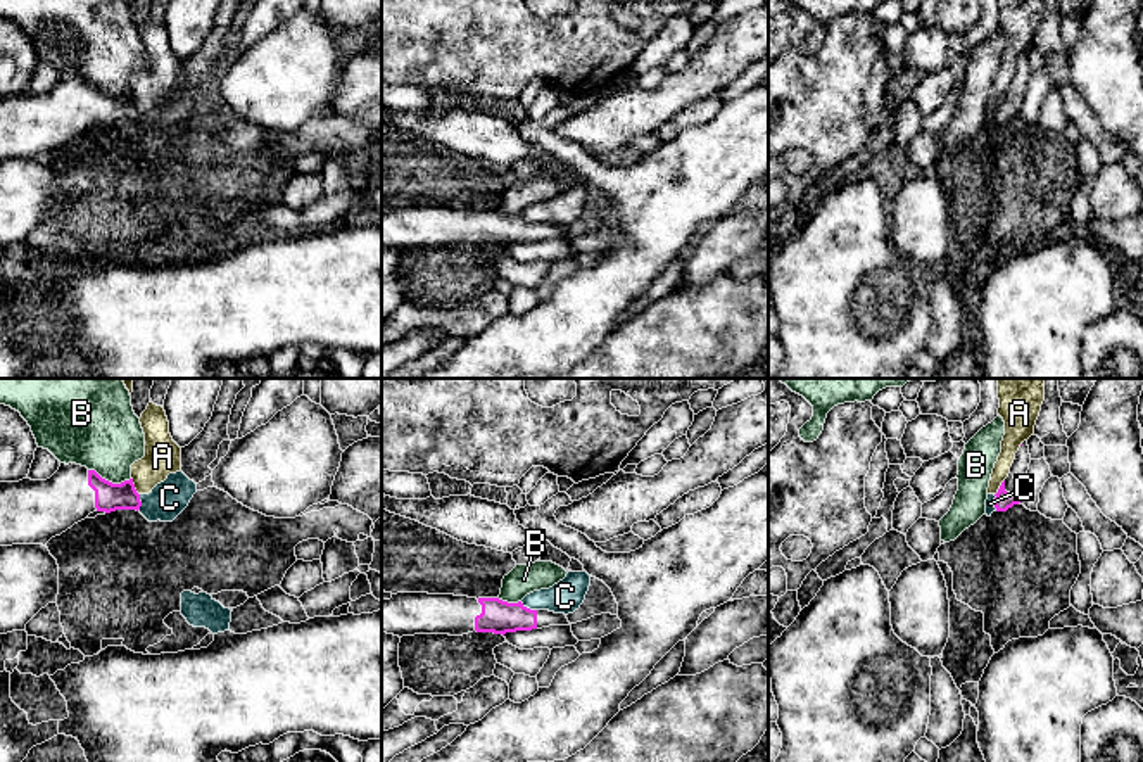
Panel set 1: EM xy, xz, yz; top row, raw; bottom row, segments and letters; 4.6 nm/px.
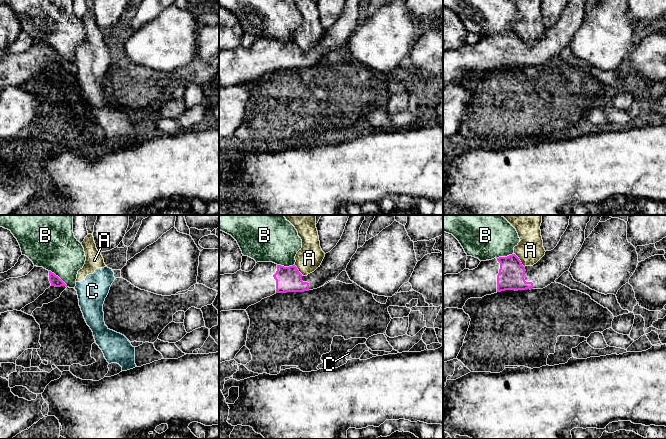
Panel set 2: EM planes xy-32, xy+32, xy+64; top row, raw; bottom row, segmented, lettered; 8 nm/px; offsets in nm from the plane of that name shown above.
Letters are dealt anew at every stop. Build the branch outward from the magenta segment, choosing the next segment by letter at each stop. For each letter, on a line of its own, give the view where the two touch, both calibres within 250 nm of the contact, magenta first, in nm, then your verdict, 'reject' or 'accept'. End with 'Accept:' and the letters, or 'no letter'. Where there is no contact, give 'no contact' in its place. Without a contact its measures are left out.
A: contact in xy; calibres 130 and 170 nm; reject
B: contact in xy; calibres 130 and 360 nm; reject
C: contact in xz; calibres 160 and 150 nm; reject
Accept: no letter

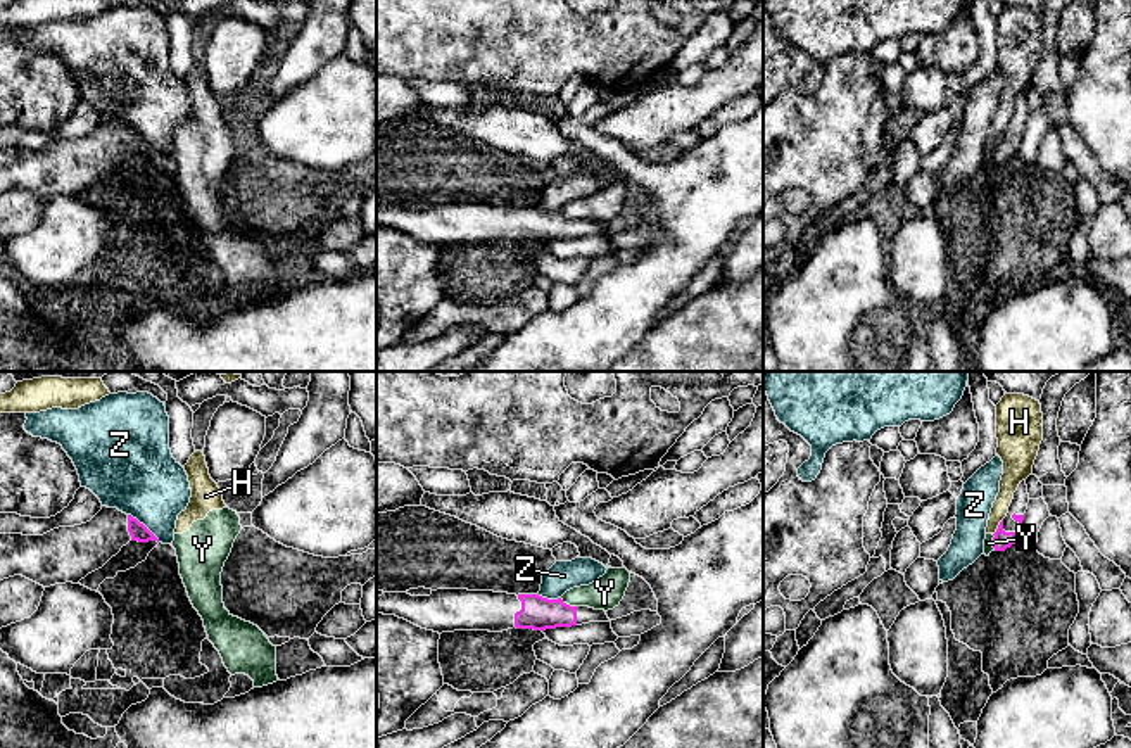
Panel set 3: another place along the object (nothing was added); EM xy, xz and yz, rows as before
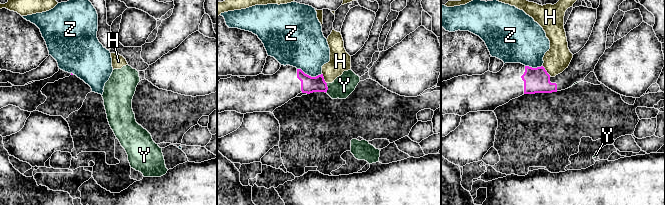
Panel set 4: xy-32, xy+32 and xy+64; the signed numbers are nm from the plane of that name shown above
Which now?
H: contact in yz; calibres 90 and 100 nm; reject
Y: contact in xz; calibres 160 and 150 nm; reject
Z: contact in xy; calibres 80 and 380 nm; reject
Accept: no letter

